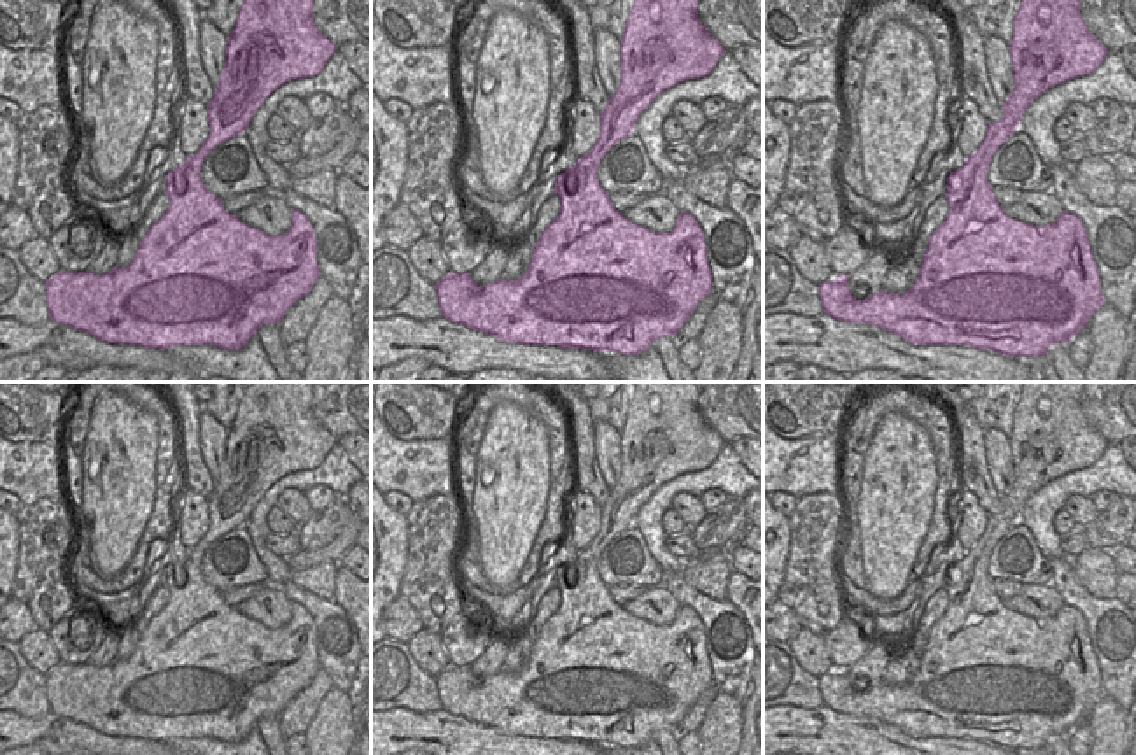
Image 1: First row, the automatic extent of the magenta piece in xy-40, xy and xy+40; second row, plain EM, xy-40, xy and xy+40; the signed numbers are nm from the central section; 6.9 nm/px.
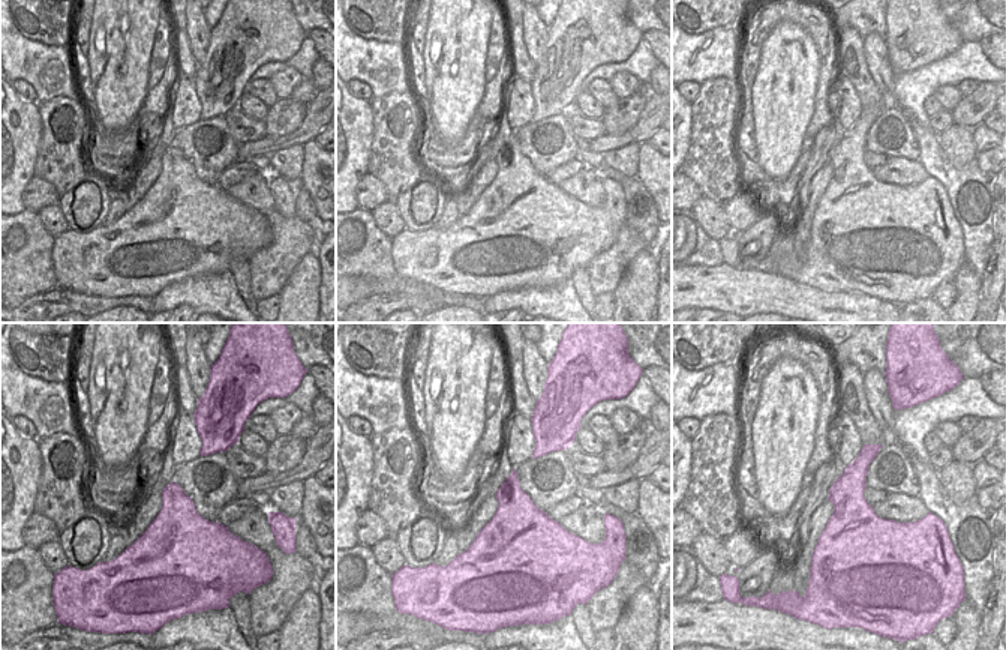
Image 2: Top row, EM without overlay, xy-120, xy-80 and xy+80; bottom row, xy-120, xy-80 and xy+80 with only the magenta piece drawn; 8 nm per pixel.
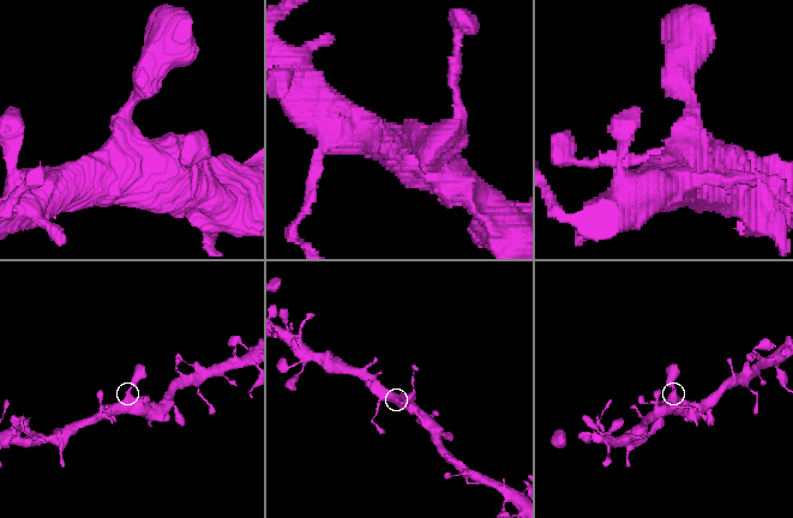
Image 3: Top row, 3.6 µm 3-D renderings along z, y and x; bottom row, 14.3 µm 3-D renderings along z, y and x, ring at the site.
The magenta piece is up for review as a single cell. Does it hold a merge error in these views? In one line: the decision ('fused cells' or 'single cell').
single cell

